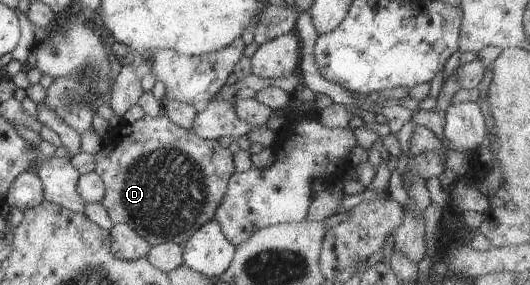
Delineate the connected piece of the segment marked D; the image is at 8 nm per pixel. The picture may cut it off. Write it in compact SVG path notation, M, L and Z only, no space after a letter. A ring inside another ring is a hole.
M163 113L159 117L145 115L135 123L121 119L119 125L107 129L101 151L95 156L94 173L105 183L106 195L101 201L114 224L125 223L151 246L171 241L185 246L191 235L214 219L227 183L234 171L234 155L217 140L205 140L193 131L174 125Z

